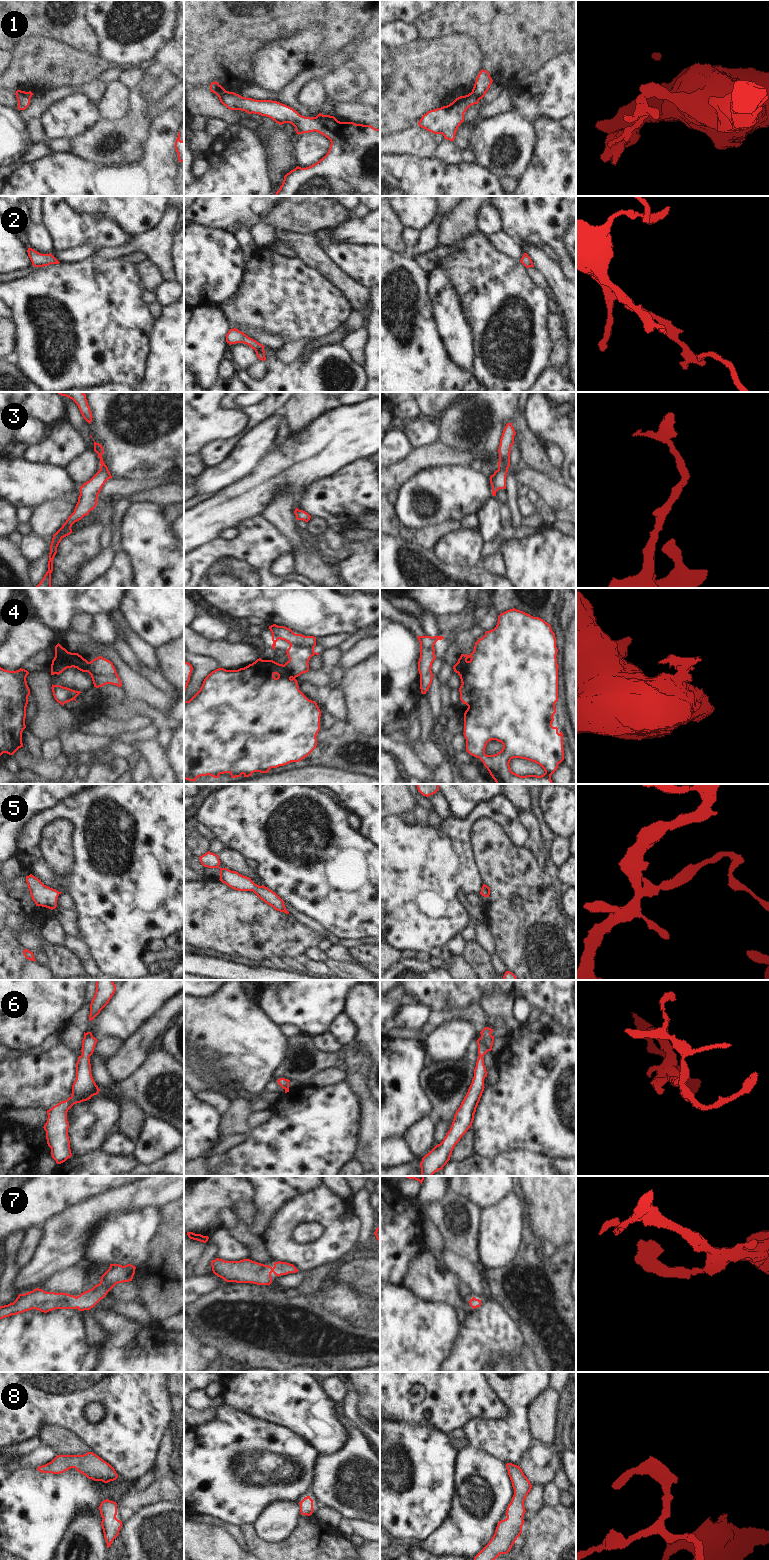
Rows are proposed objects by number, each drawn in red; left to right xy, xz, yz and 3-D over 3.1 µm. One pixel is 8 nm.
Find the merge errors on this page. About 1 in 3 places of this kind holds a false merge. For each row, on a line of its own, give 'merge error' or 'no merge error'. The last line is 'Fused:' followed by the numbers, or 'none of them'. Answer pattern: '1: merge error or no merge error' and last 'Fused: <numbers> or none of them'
1: merge error
2: no merge error
3: no merge error
4: merge error
5: no merge error
6: no merge error
7: no merge error
8: no merge error
Fused: 1, 4

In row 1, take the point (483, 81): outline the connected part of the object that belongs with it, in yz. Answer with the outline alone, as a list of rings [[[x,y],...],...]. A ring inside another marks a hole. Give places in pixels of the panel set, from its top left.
[[[482,69],[476,78],[471,93],[474,94],[478,100],[482,99],[489,90],[492,82],[493,80],[490,77],[489,72]]]

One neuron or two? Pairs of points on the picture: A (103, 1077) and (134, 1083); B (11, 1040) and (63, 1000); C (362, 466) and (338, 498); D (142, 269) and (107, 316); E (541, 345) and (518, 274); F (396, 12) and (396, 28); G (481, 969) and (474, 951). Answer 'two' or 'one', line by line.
A: one
B: one
C: one
D: two
E: one
F: two
G: one

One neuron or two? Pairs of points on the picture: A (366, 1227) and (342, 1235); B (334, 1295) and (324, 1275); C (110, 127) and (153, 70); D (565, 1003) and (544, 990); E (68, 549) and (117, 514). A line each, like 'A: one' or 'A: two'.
A: two
B: two
C: one
D: one
E: two

